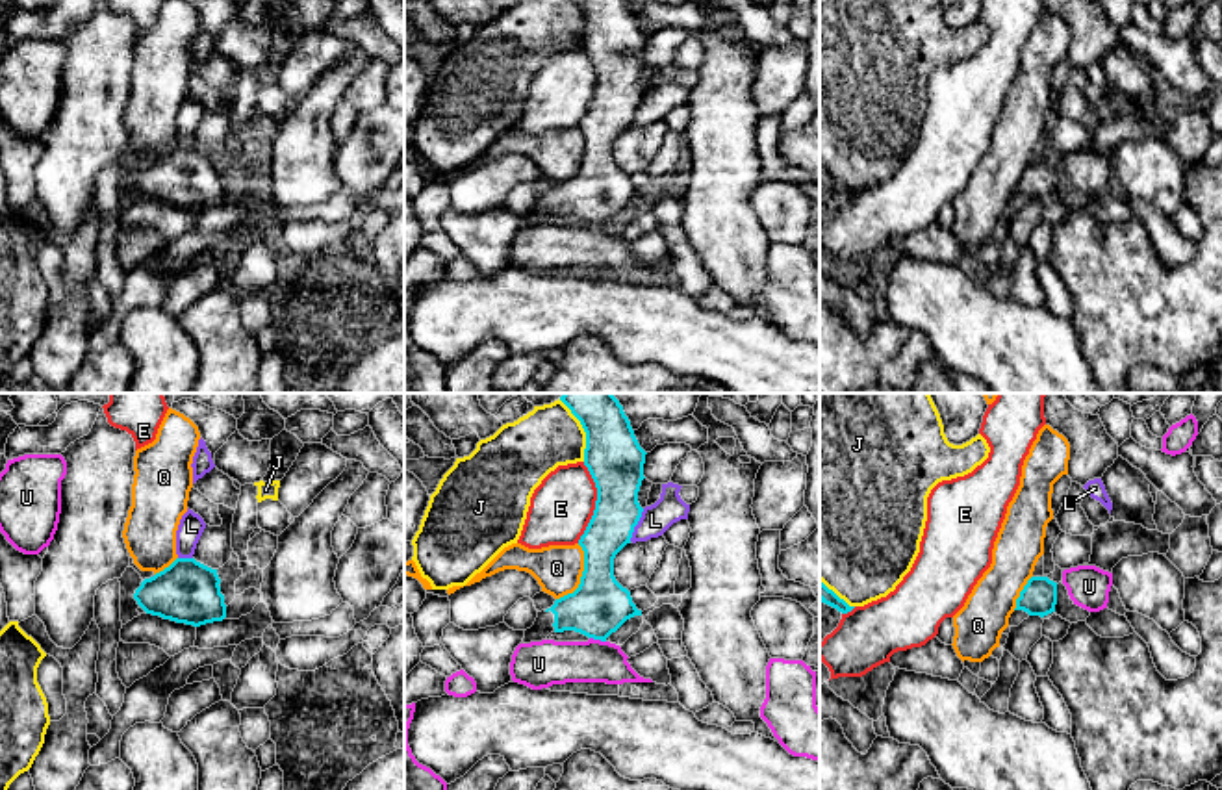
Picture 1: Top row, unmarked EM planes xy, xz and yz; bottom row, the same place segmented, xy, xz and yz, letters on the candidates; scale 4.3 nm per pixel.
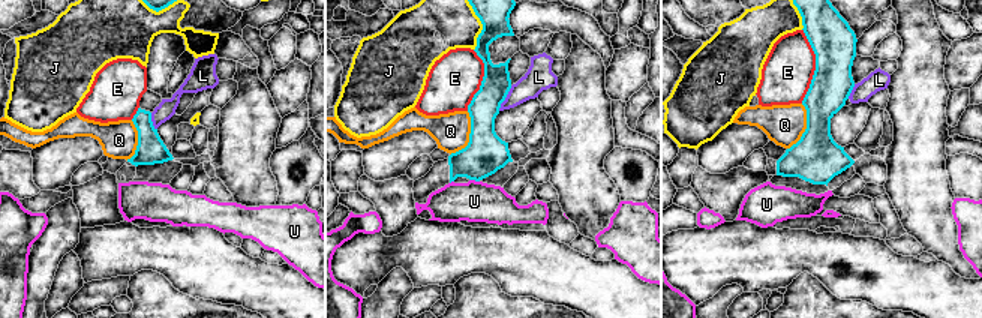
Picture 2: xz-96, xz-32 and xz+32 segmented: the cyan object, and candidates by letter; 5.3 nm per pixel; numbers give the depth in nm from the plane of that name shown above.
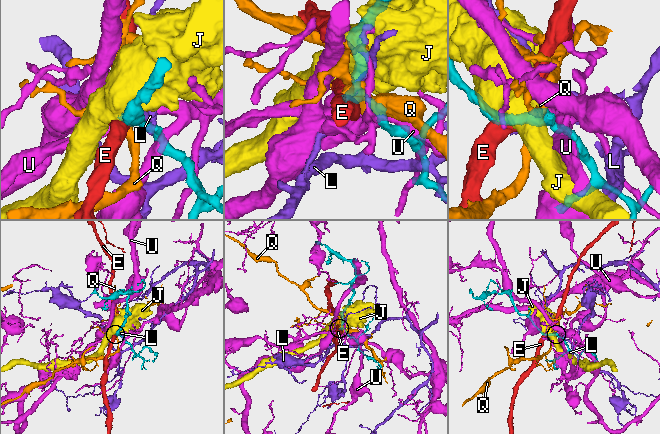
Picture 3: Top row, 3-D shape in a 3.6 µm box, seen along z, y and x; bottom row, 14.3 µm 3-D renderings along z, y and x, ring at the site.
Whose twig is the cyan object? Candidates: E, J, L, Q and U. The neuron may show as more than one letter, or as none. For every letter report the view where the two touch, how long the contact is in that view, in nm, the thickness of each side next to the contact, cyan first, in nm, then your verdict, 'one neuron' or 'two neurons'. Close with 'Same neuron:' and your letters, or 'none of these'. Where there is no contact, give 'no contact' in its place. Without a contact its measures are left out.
E: contact in xz; length 360 nm; calibres 260 and 280 nm; two neurons
J: contact in xz; length 200 nm; calibres 260 and 280 nm; two neurons
L: contact in xz; length 160 nm; calibres 220 and 130 nm; two neurons
Q: contact in xz; length 260 nm; calibres 240 and 200 nm; two neurons
U: contact in xz; length 80 nm; calibres 240 and 200 nm; two neurons
Same neuron: none of these

